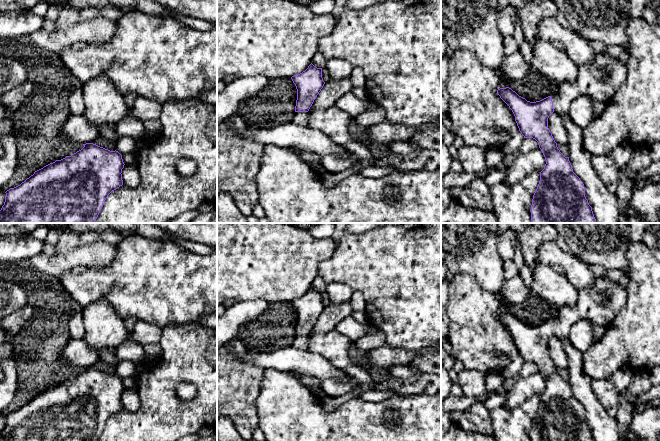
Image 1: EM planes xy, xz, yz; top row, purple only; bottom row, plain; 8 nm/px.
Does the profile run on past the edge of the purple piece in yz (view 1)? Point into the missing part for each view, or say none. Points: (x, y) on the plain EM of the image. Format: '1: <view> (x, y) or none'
1: yz (601, 303)

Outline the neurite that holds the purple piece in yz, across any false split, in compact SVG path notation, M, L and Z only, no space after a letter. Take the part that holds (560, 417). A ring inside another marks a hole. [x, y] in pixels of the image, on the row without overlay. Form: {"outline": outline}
{"outline": "M596 277L591 287L577 290L577 302L574 306L559 308L554 318L540 325L527 325L509 311L497 314L497 318L512 334L521 358L524 362L533 362L538 366L546 384L533 419L531 441L594 441L592 431L585 421L584 408L573 396L569 381L565 381L558 373L548 352L548 342L553 336L567 337L571 326L581 319L591 321L594 325L609 327L624 308L627 300L628 291L625 286L614 280Z"}

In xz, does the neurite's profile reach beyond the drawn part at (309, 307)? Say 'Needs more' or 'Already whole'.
Needs more

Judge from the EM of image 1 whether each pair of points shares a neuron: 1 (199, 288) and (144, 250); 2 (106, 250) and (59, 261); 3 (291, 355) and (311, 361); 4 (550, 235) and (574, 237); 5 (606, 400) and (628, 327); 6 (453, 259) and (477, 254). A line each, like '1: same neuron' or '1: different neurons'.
1: same neuron
2: same neuron
3: same neuron
4: different neurons
5: different neurons
6: same neuron

